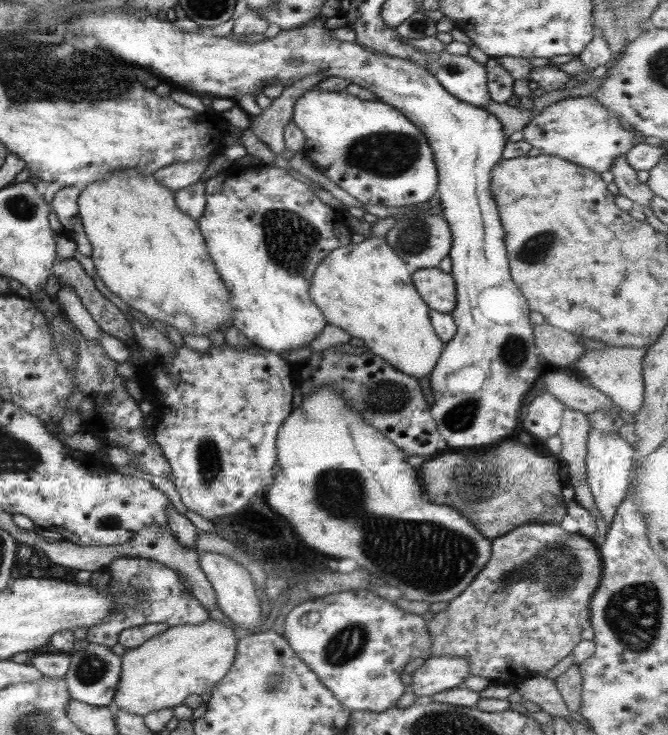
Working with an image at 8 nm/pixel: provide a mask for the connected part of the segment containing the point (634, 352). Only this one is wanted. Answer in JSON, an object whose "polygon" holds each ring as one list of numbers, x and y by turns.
{"polygon":[[649,345,641,347,609,347,591,351,588,350,583,356,571,364,576,375,587,386,595,388,597,392,605,394,619,409,627,410,633,416,640,409,643,396,642,366,641,361,647,352]]}

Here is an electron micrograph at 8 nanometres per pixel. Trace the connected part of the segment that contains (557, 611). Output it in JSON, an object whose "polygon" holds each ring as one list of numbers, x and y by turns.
{"polygon":[[527,523,526,525,515,527,497,538,492,538,490,541,490,557,487,559,485,566,480,569,473,581,468,584,467,588,459,596,448,602,445,610,434,614,433,618,426,622,428,633,432,636,429,656,463,658,463,660,467,660,470,674,486,678,491,682,491,685,494,683,517,685,526,678,539,677,544,671,555,666,562,658,570,654,573,648,581,641,579,633,590,627,589,602,601,579,601,557,598,553,597,545,592,540,578,534,567,533,559,527,559,524]]}

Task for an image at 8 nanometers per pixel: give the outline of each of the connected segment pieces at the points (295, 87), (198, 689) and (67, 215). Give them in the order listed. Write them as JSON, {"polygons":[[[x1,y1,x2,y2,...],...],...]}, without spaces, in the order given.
{"polygons":[[[316,74,293,81,289,87,285,87,279,93,275,100,272,100,267,110,258,116,251,116,249,130,253,132,255,138,266,144,274,154,283,152,283,128,292,120,290,117,296,99,305,91,311,91,323,79,320,74]],[[207,618,203,625,169,627,141,646,121,656,120,675,110,707,143,718,149,712,182,704,189,694,209,692,223,678,235,658,235,628,227,628]],[[67,185,53,193,50,204,61,223,61,233,75,243,76,250,81,256,90,256,91,245,84,234,78,215,76,200,79,193,77,188]]]}

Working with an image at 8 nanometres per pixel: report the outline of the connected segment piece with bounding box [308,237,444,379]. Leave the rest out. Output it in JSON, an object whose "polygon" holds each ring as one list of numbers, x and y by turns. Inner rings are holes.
{"polygon":[[369,237,359,244,349,243,327,253,311,275,308,295,326,324,341,328,353,338,361,338,369,351,409,378,428,376,444,347,431,326,427,305,415,290,405,263,383,237]]}

